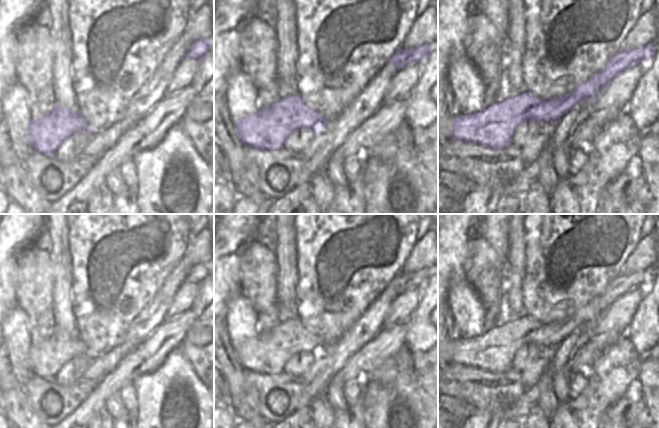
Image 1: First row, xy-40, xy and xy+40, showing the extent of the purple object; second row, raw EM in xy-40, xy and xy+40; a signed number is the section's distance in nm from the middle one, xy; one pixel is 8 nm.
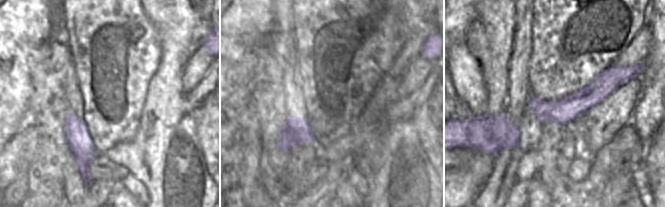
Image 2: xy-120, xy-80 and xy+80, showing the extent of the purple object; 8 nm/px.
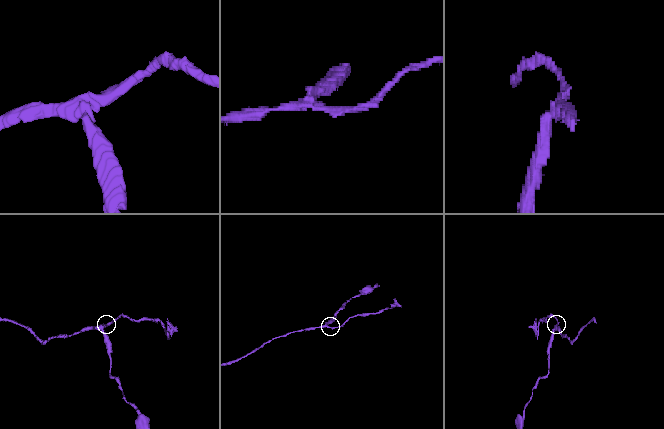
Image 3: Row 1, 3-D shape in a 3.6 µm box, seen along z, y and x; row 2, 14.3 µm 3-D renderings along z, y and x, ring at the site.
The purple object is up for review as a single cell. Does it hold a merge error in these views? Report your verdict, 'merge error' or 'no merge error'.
merge error

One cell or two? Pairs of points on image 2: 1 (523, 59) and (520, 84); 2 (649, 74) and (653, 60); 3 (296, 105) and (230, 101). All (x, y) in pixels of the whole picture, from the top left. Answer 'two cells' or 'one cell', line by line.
1: two cells
2: one cell
3: two cells

